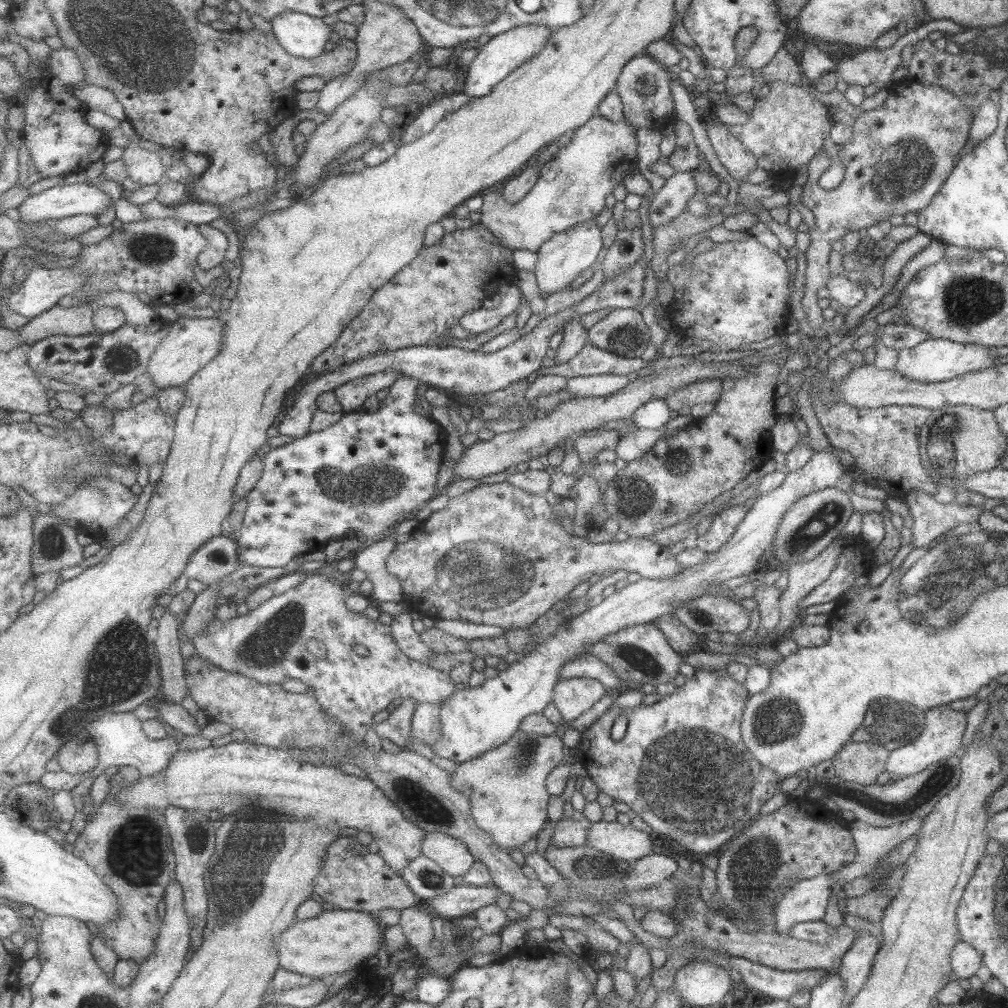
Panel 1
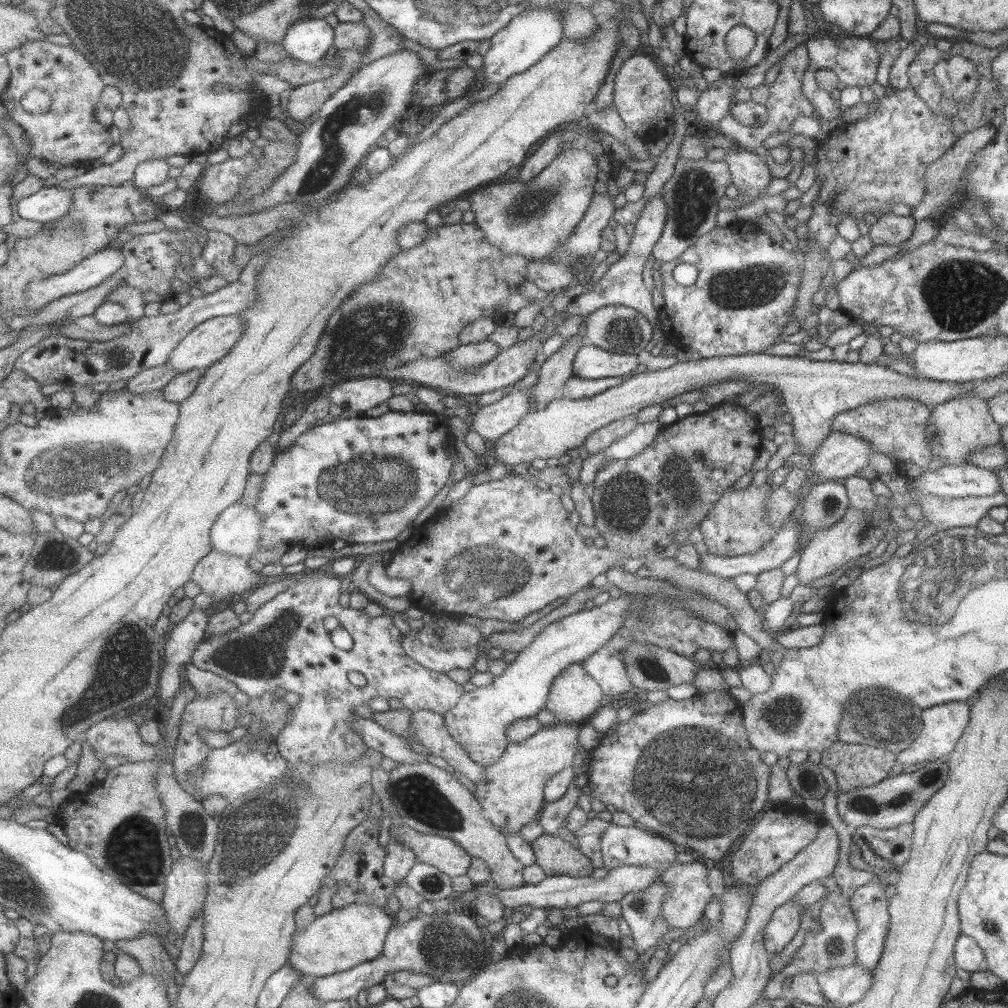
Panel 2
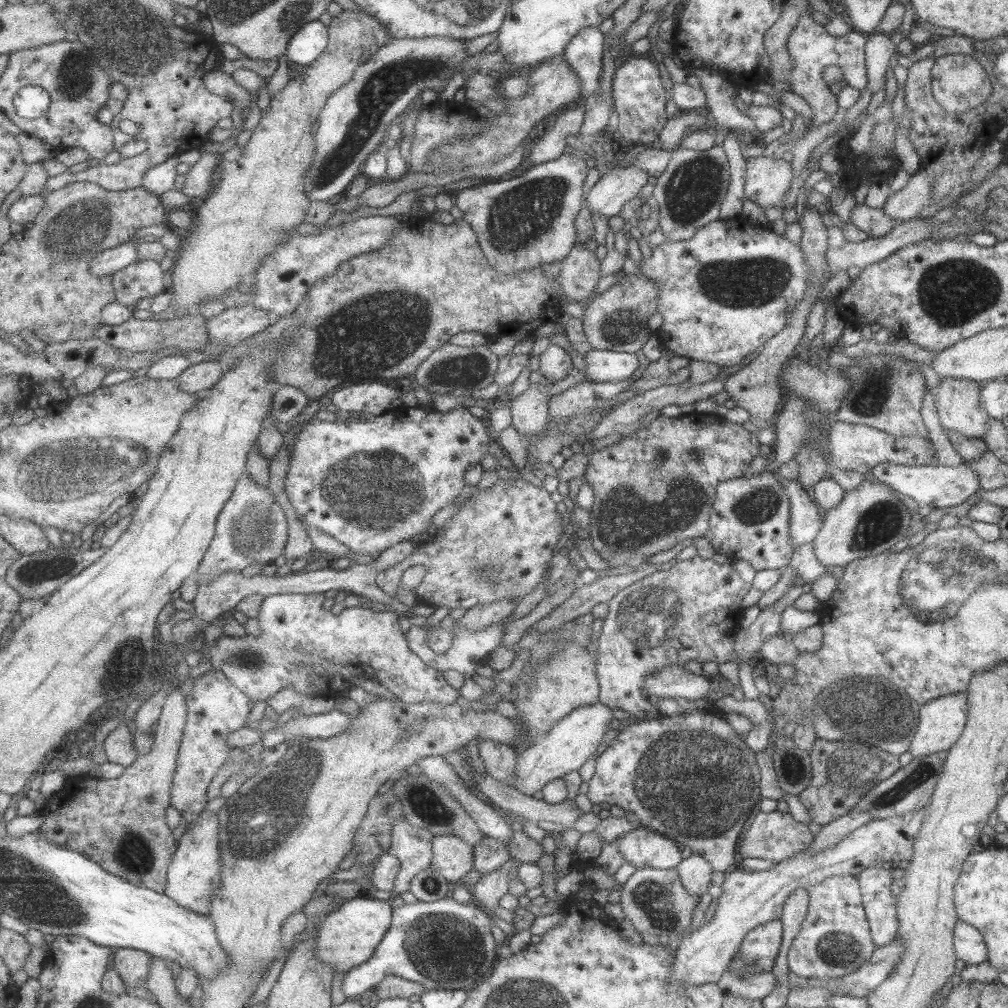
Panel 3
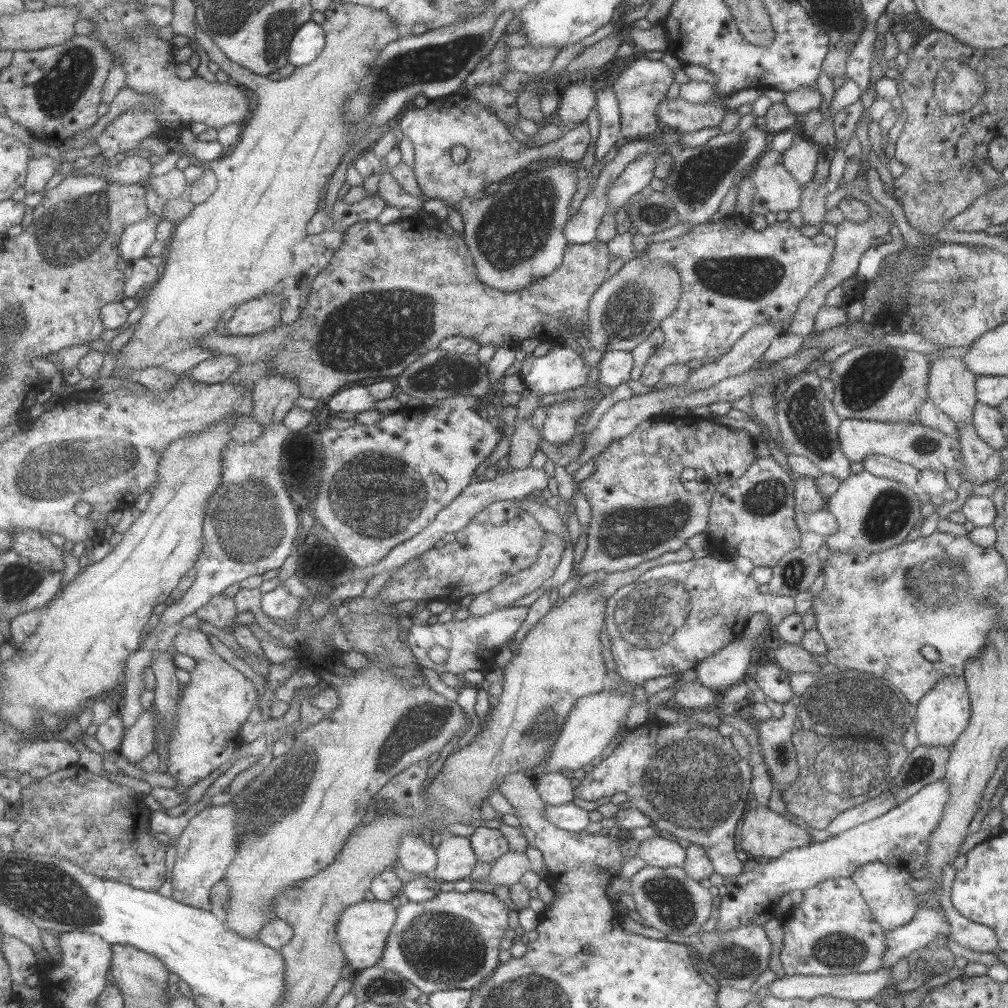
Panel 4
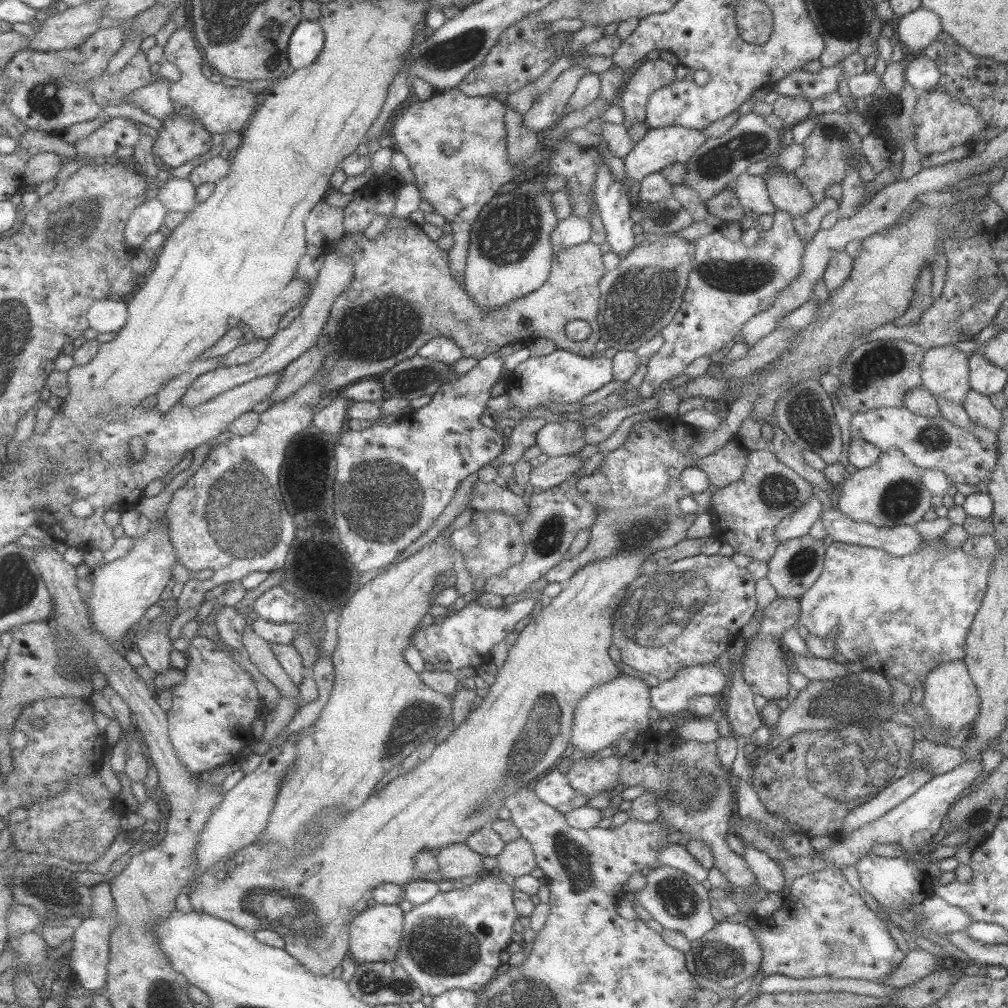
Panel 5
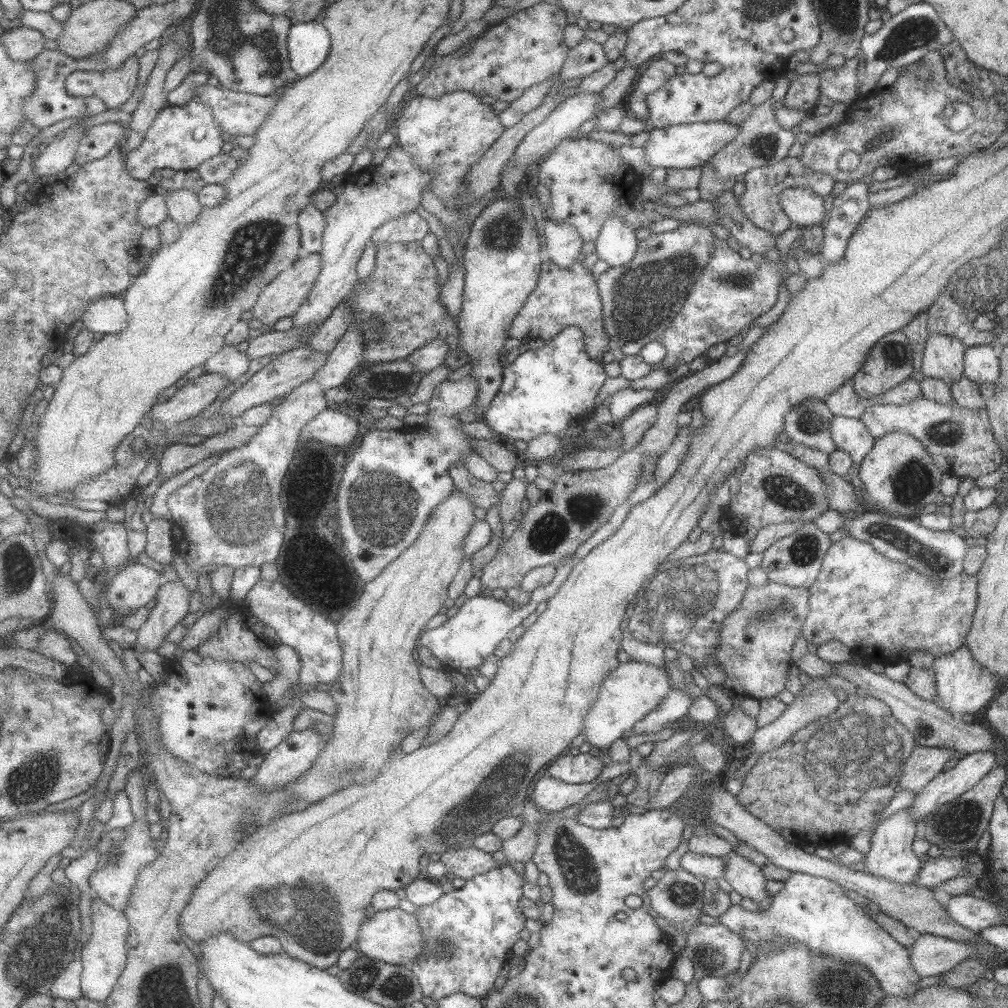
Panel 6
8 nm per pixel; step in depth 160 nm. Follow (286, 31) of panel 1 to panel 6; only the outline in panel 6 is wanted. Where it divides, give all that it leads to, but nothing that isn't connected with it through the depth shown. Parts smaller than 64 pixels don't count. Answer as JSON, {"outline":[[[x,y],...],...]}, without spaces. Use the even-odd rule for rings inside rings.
{"outline":[[[302,22],[291,27],[288,50],[292,68],[300,77],[319,71],[329,59],[331,48],[331,33],[322,22]]]}

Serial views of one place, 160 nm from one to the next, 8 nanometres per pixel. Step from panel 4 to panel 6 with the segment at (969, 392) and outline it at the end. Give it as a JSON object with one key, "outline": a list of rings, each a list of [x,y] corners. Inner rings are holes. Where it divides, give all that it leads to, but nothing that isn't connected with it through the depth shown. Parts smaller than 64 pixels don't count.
{"outline":[[[929,333],[922,354],[919,378],[938,378],[951,384],[963,370],[963,355],[966,346],[958,338]]]}

